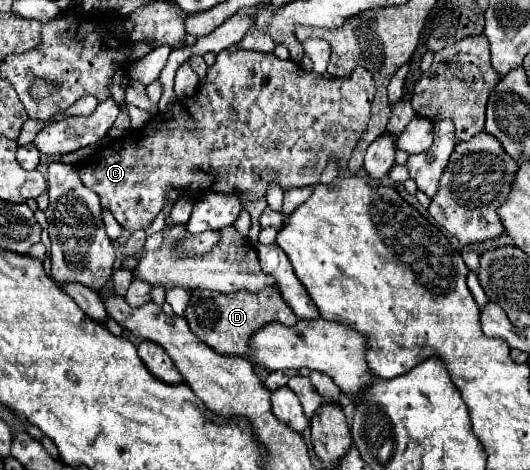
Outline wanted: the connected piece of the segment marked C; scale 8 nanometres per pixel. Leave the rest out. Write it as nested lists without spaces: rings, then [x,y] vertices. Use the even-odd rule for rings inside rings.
[[[229,46],[217,54],[215,64],[207,72],[205,86],[201,86],[193,98],[177,100],[173,108],[159,114],[155,122],[151,118],[141,130],[129,130],[95,156],[81,160],[77,170],[81,182],[99,194],[101,206],[109,208],[125,230],[135,232],[147,228],[165,202],[175,202],[201,188],[261,198],[265,196],[267,184],[275,178],[283,190],[319,182],[329,156],[337,156],[341,168],[347,166],[353,148],[367,128],[373,94],[375,82],[367,70],[353,70],[349,78],[325,78],[317,72],[303,70],[293,60]]]

